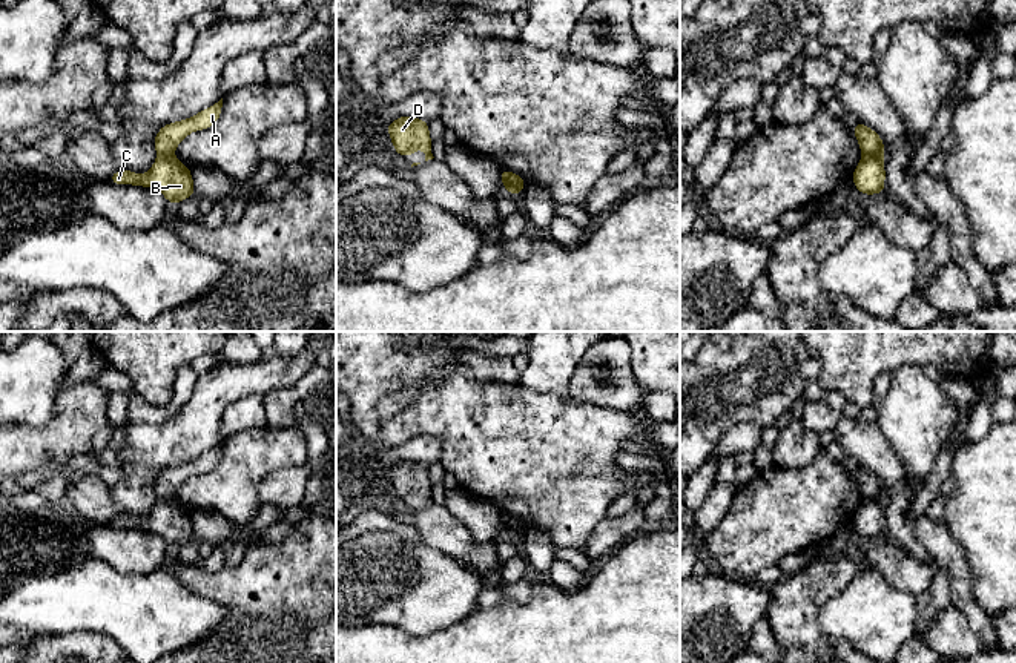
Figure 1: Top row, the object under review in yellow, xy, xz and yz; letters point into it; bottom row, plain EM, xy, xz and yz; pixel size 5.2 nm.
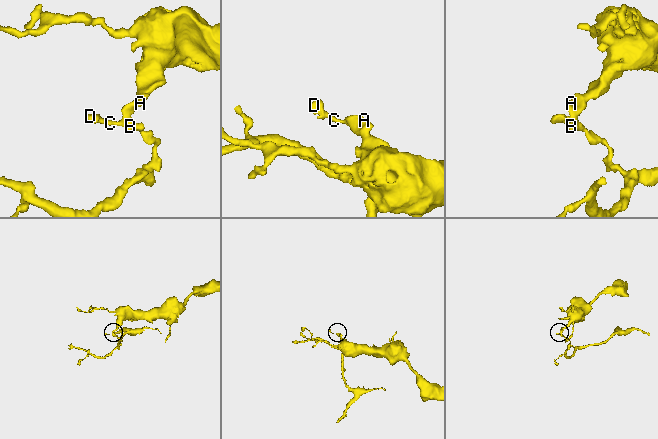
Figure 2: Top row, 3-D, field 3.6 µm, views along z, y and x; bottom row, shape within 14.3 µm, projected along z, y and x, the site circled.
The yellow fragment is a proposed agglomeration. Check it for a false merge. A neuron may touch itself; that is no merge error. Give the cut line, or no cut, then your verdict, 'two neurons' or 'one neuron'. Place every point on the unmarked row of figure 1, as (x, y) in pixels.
cut in yz along (863, 498), (883, 501); two neurons

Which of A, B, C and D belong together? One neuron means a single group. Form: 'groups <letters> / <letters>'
groups A / B C D

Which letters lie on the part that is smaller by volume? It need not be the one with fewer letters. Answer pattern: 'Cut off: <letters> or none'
Cut off: B, C, D

